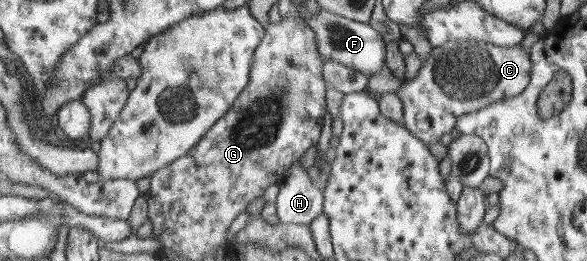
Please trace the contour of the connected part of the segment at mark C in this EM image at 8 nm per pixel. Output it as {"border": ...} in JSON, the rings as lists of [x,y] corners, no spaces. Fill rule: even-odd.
{"border":[[[492,42],[452,43],[432,47],[417,76],[402,80],[398,94],[404,103],[403,124],[428,145],[456,129],[462,114],[486,109],[488,104],[522,94],[532,79],[532,57],[524,45],[498,46]]]}

